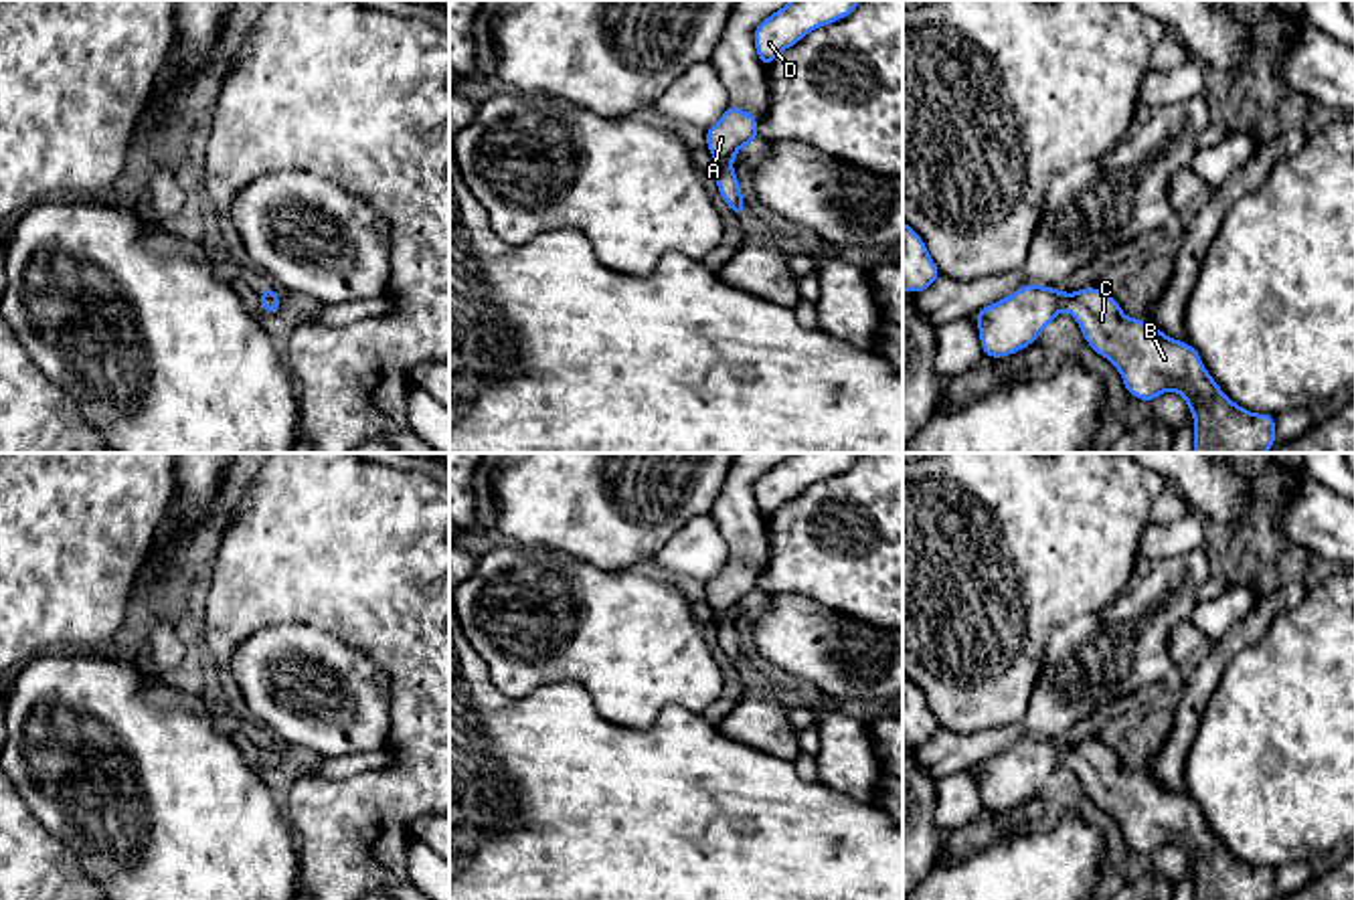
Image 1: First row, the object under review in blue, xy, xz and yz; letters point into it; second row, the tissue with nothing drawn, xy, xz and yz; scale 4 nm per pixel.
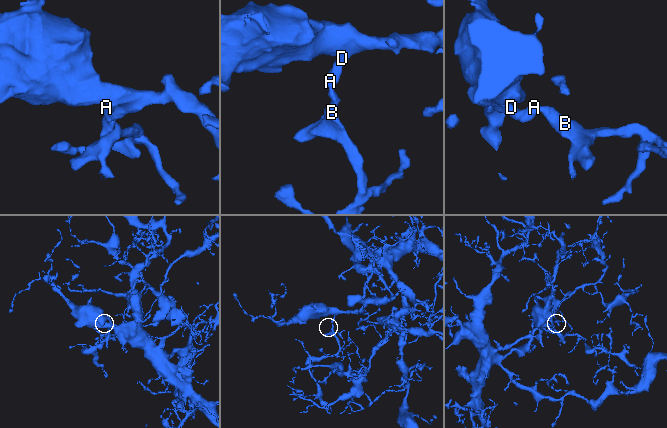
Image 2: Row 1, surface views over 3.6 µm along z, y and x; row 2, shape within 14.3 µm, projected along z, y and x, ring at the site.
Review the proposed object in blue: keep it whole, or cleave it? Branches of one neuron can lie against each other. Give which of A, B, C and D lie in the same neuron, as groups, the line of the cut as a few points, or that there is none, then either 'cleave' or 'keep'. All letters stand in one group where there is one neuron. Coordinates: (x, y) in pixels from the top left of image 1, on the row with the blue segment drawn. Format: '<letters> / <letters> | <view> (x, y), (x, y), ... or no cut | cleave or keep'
A B C D | no cut | keep

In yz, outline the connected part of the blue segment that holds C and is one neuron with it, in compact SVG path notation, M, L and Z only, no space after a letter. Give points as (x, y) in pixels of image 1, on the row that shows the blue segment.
M1026 283L976 311L984 356L1024 350L1063 309L1071 311L1087 344L1119 370L1131 396L1152 402L1174 390L1186 398L1194 415L1192 453L1267 453L1277 443L1275 415L1255 415L1233 402L1188 342L1125 318L1115 297L1097 287L1063 293Z

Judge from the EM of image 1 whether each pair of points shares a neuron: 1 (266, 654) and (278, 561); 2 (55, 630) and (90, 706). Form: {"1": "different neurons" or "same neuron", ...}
{"1": "different neurons", "2": "different neurons"}

